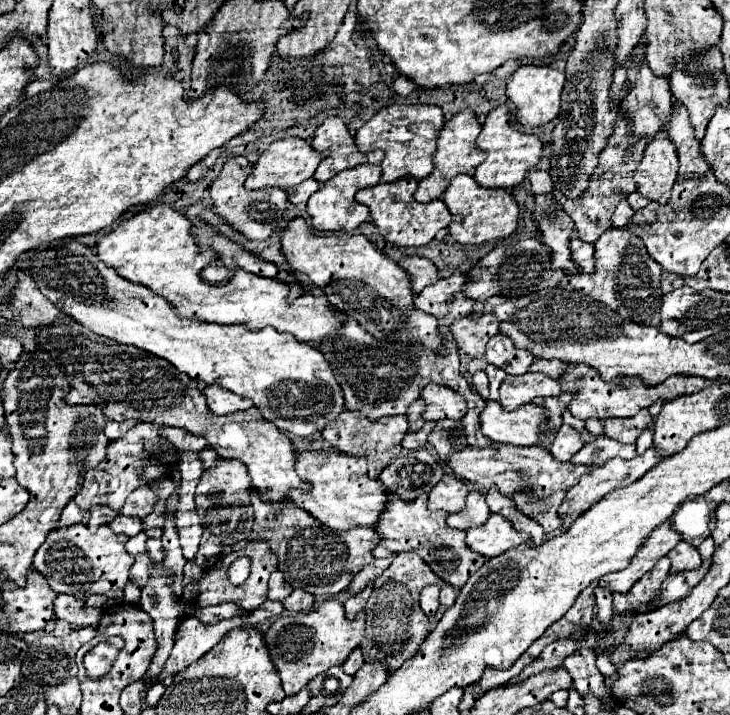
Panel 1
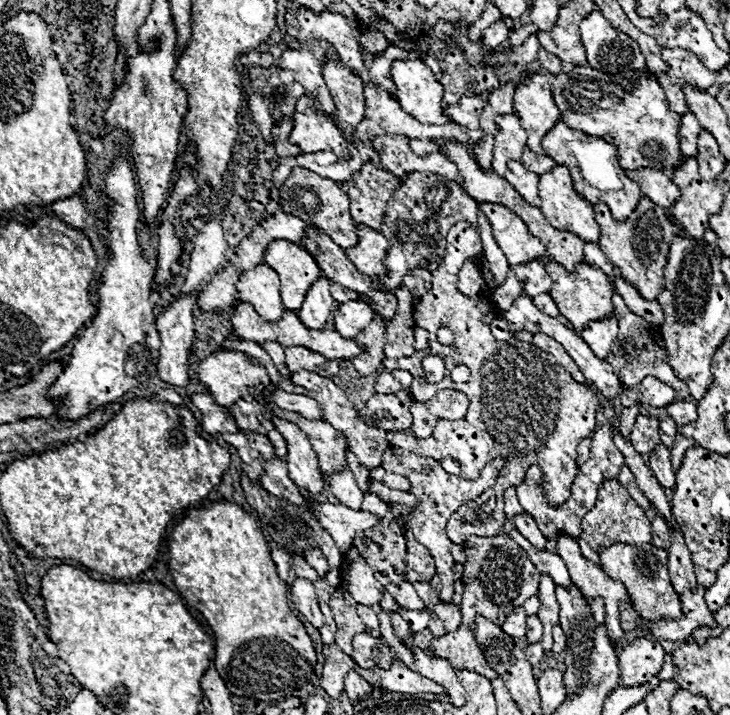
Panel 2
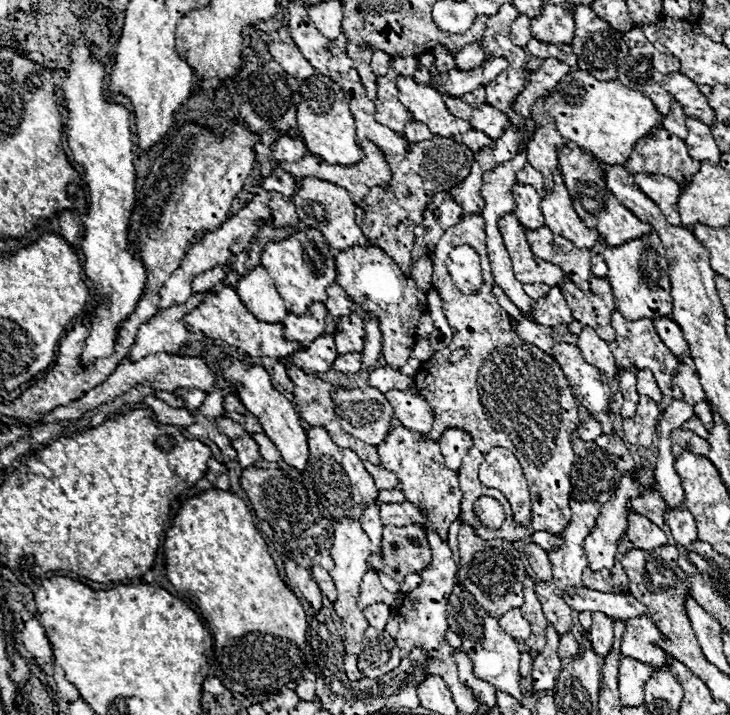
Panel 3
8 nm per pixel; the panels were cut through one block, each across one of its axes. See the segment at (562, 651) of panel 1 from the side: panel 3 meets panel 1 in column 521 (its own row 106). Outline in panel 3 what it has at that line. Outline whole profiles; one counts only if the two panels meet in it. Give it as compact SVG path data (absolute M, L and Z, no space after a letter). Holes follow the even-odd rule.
M676 102L676 104L672 104L672 112L662 118L662 126L664 126L670 134L678 136L680 140L686 140L686 136L688 136L686 118L688 118L688 116L684 114L684 108Z

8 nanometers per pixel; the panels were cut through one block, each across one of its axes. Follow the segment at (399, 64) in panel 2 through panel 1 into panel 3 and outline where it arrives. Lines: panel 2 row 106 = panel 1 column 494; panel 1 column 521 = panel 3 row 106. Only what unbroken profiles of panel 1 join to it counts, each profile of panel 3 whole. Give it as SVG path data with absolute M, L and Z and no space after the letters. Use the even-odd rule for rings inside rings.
M398 76L398 90L402 92L402 104L406 104L414 118L426 124L432 134L448 138L454 134L464 134L472 128L468 122L454 118L448 112L442 94L428 84L418 84L408 76Z

